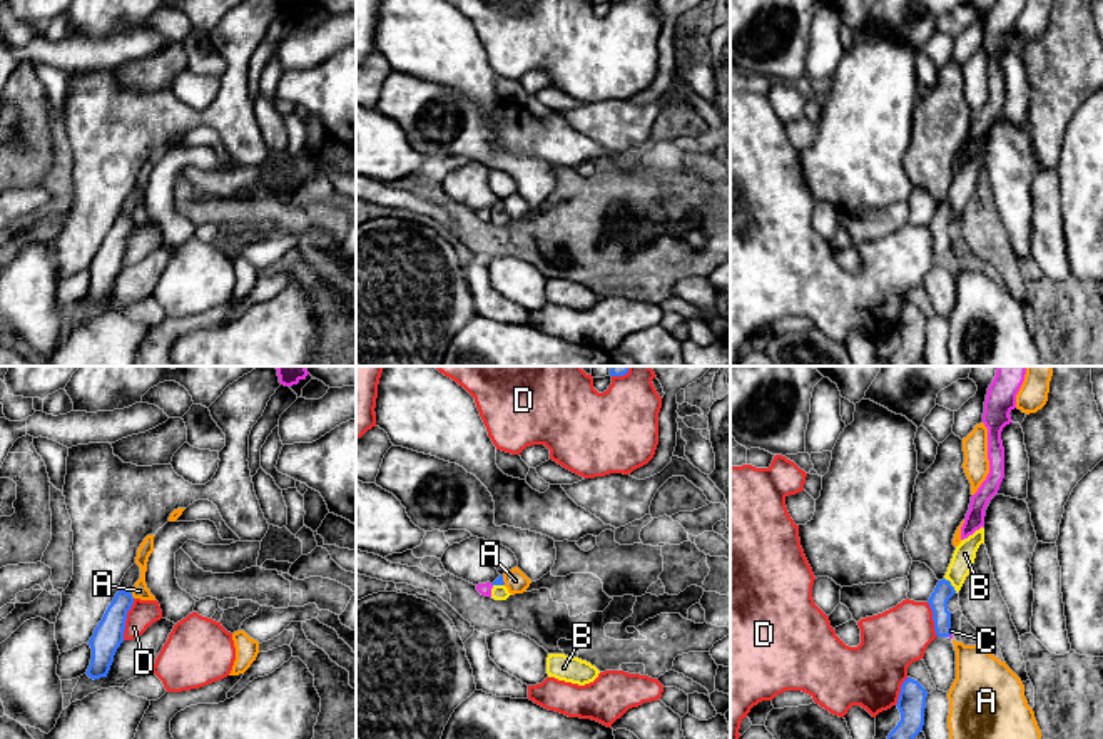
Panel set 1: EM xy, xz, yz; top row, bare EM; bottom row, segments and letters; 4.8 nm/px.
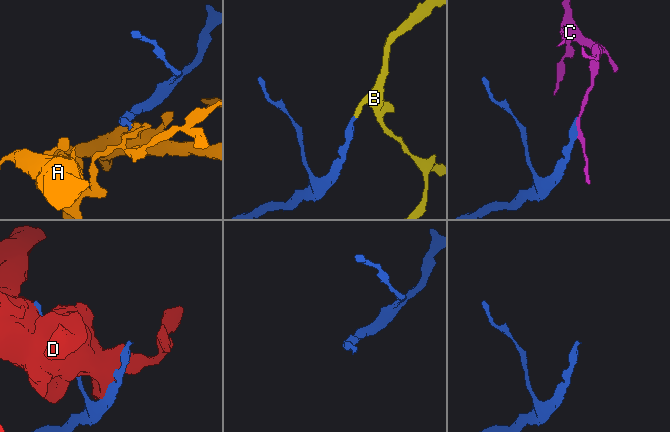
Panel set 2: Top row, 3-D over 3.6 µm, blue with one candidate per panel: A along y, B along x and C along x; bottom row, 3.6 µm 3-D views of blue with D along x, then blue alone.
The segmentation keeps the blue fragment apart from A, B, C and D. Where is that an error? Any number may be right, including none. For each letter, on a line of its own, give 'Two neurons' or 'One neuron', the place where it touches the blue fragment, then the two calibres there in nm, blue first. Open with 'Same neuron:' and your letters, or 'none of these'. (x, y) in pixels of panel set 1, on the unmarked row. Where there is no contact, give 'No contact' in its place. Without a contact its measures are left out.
Same neuron: B
A: Two neurons. Touches blue at xy (131, 221). Thickness 140 nm (blue) against 70 nm
B: One neuron. Touches blue at yz (951, 211). Thickness 90 nm (blue) against 110 nm
C: Two neurons. Touches blue at yz (950, 259). Thickness 90 nm (blue) against 20 nm
D: Two neurons. Touches blue at xy (126, 244). Thickness 140 nm (blue) against 140 nm

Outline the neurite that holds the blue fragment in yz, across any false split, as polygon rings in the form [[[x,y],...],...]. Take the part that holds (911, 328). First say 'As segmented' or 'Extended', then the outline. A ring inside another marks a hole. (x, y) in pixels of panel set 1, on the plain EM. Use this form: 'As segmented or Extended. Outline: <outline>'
As segmented. Outline: [[[907,303],[899,318],[897,334],[901,346],[889,358],[887,366],[914,366],[924,351],[926,314],[914,304]]]

